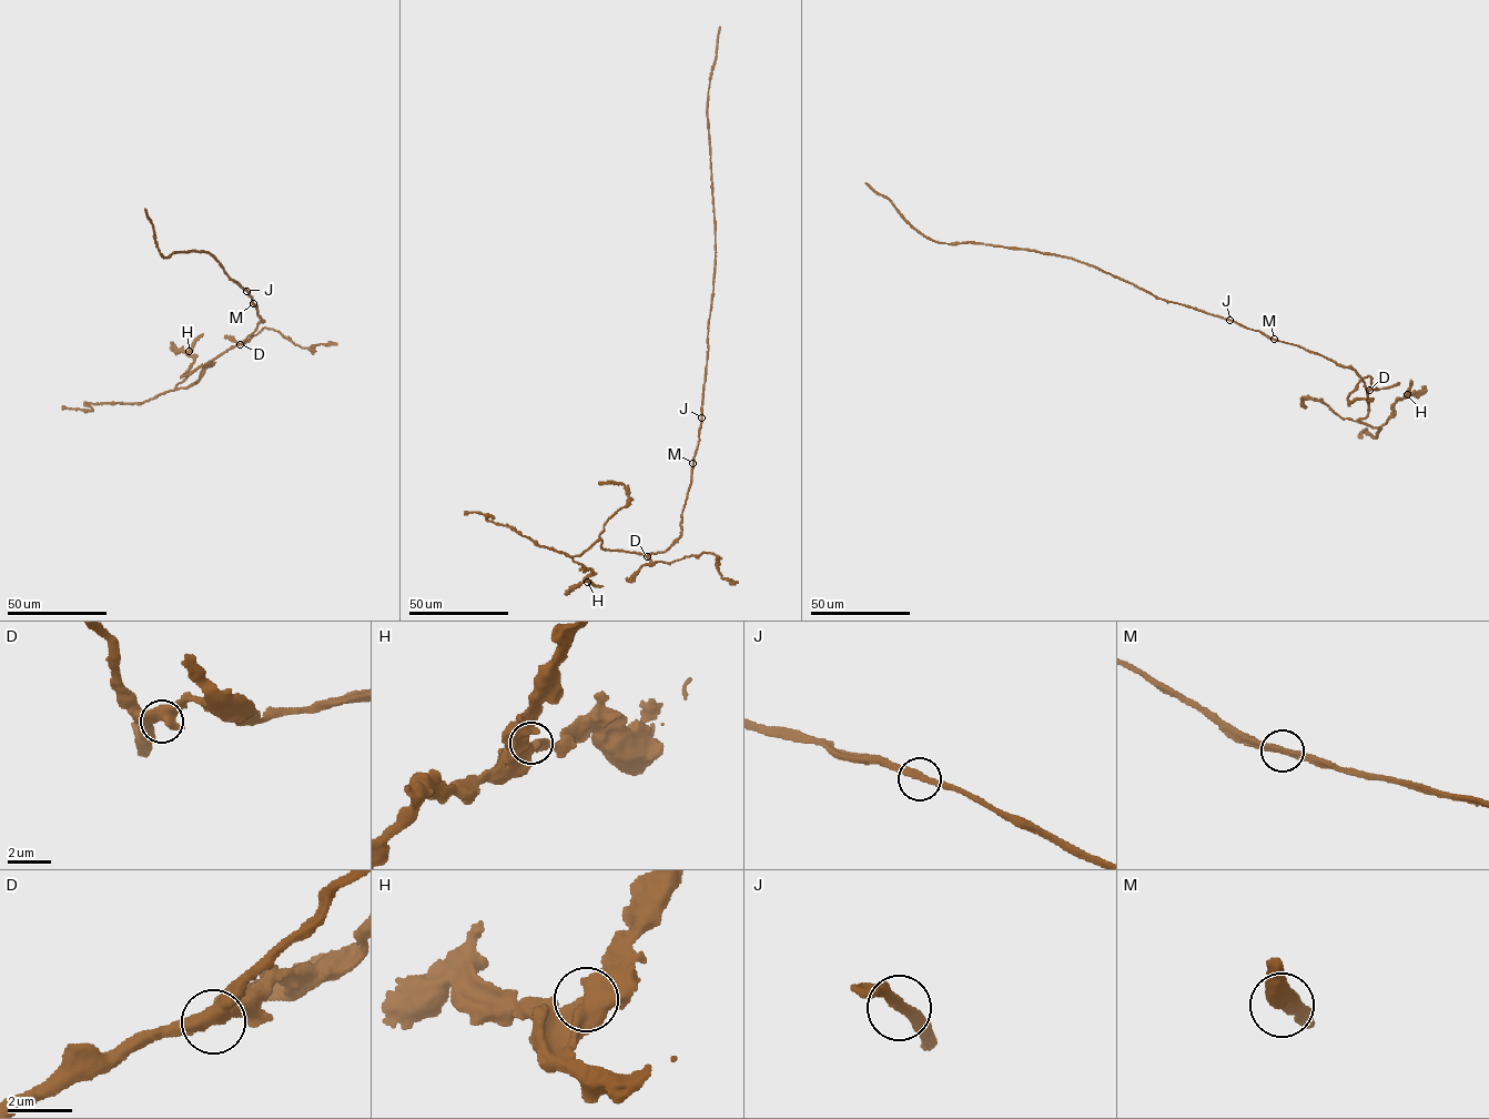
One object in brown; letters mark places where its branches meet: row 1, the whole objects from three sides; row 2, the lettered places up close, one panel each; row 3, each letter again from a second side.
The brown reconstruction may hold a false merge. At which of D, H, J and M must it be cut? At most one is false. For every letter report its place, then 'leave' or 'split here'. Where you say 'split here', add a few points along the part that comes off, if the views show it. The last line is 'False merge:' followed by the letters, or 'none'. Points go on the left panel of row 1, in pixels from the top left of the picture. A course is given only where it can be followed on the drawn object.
D: place (240, 344); leave
H: place (189, 351); leave
J: place (246, 291); leave
M: place (253, 303); leave
False merge: none

